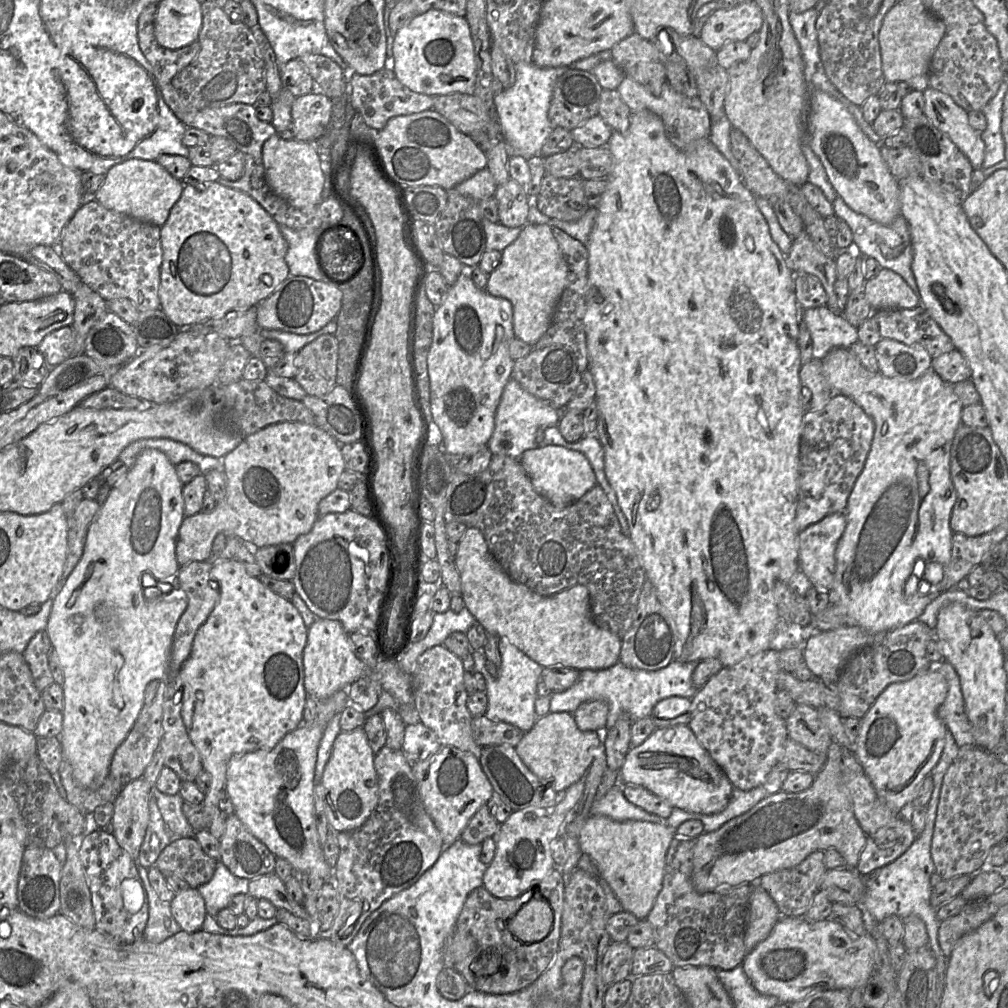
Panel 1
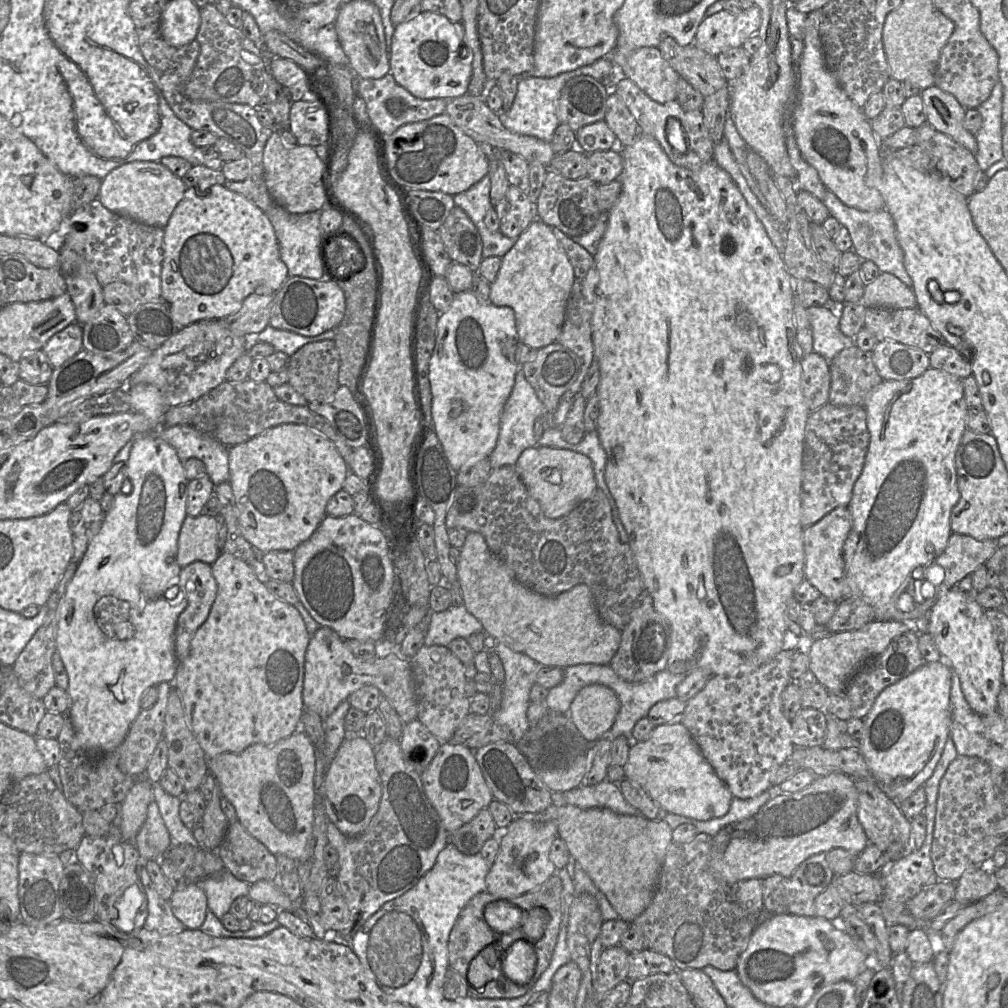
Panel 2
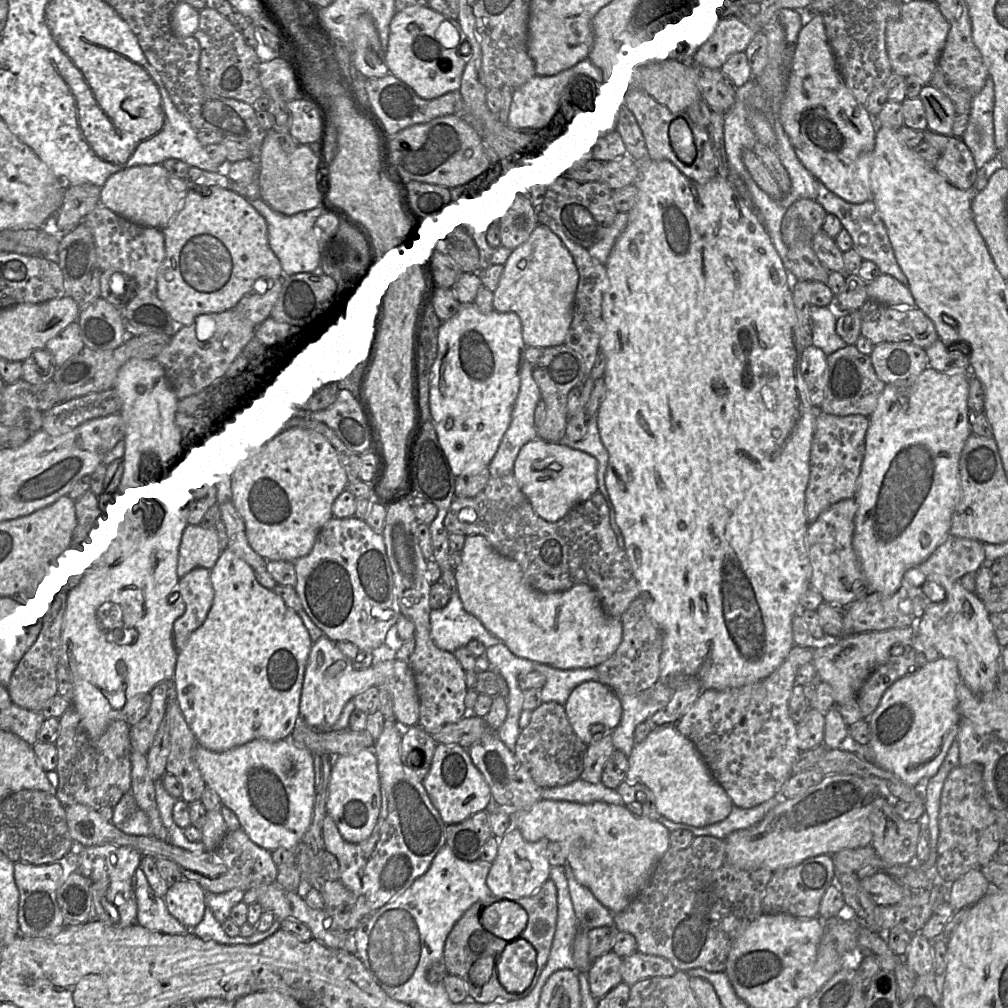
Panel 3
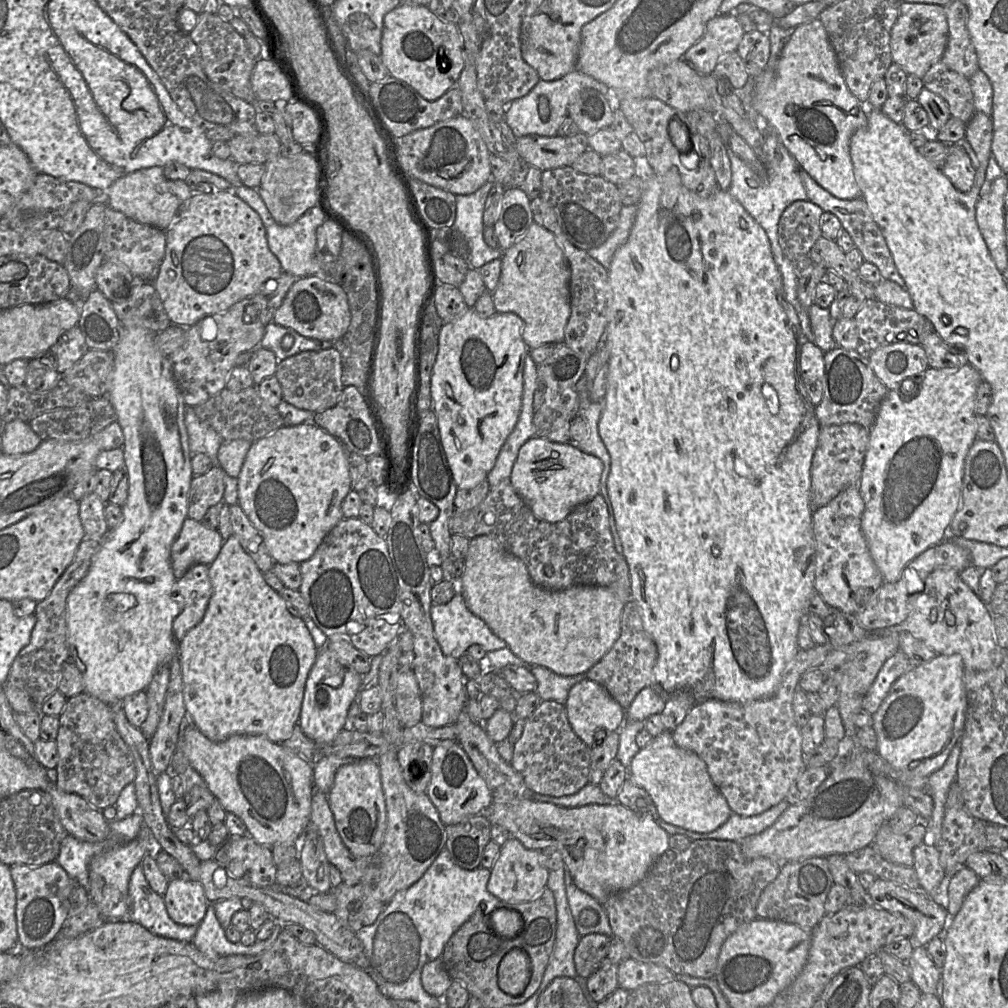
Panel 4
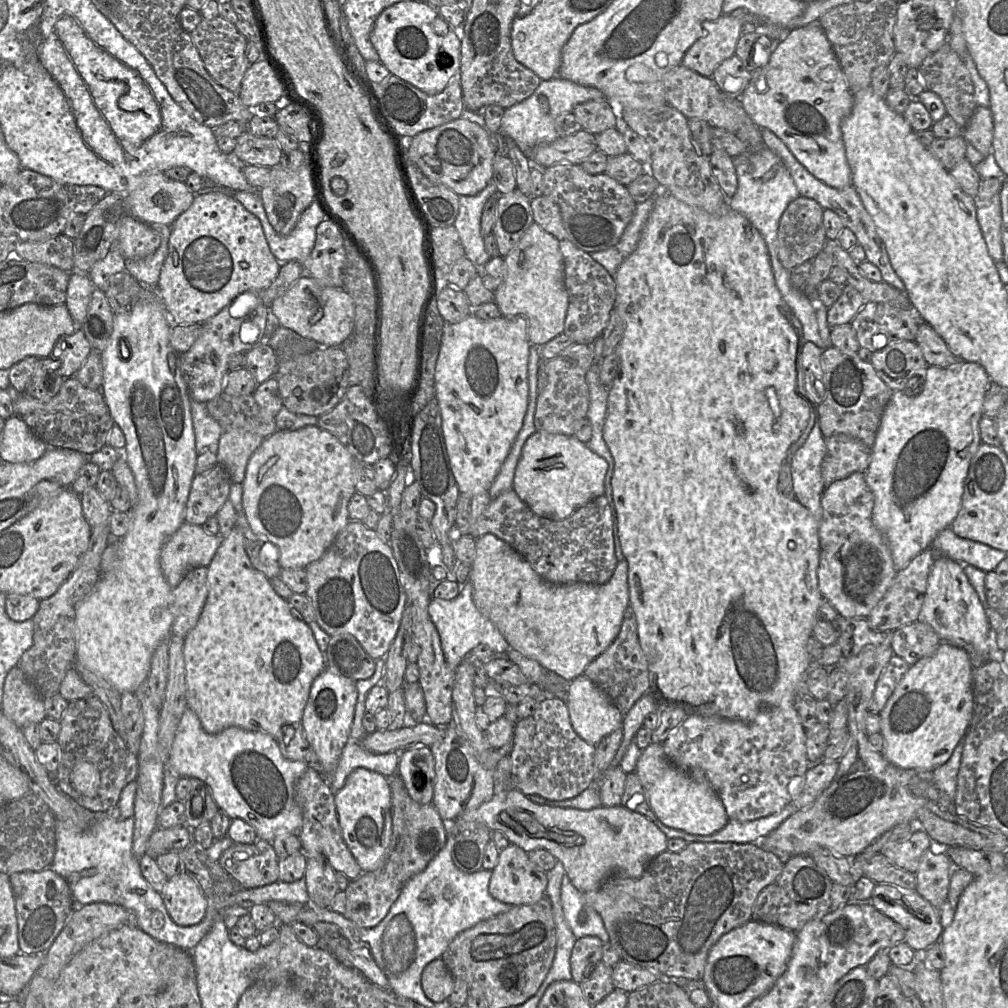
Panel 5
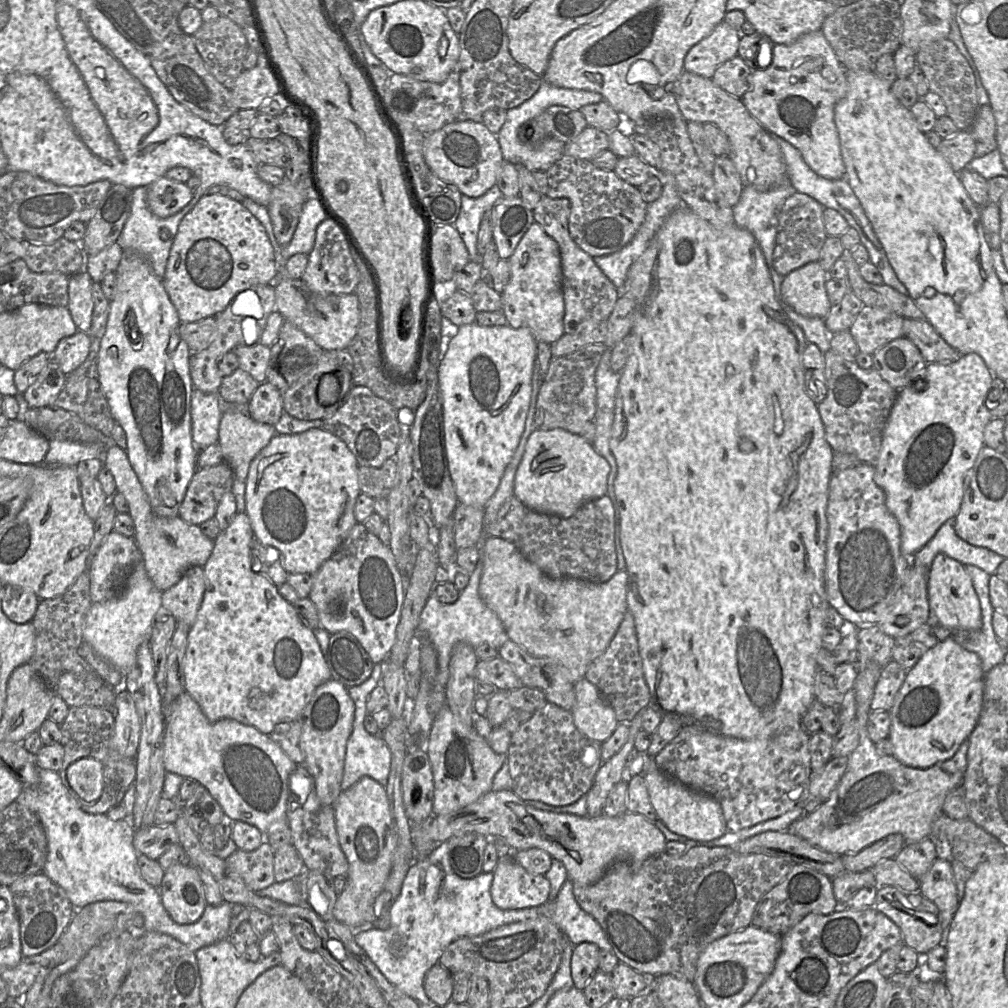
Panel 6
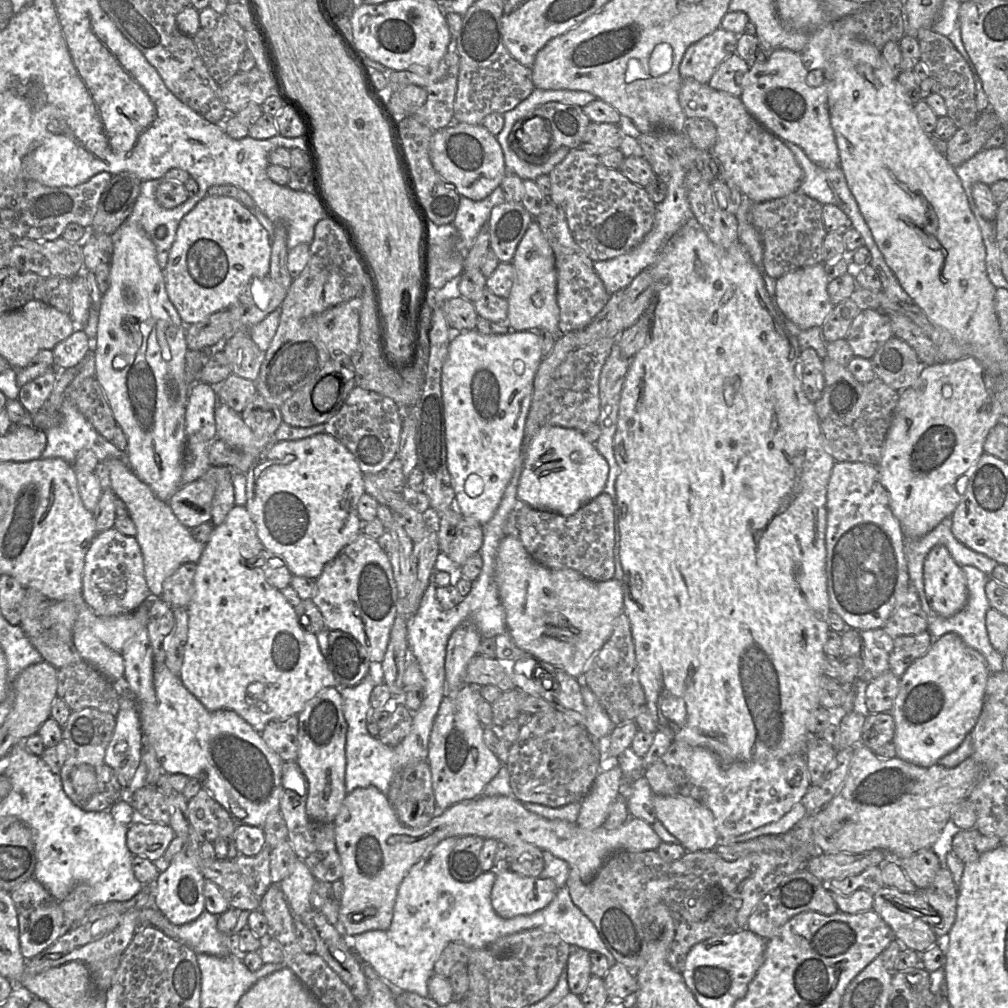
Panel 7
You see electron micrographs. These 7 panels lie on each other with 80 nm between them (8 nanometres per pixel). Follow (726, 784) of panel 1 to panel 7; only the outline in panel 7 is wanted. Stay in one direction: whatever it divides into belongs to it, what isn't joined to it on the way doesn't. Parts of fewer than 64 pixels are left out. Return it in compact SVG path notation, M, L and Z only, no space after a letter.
M655 795L656 818L688 852L713 850L719 841L712 812L683 796Z

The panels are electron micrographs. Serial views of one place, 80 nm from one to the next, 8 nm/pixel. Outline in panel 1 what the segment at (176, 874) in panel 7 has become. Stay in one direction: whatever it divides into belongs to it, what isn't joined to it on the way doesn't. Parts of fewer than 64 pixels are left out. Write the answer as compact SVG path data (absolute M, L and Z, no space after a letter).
M197 888L176 893L170 902L171 912L182 930L194 933L202 930L207 915L205 900Z

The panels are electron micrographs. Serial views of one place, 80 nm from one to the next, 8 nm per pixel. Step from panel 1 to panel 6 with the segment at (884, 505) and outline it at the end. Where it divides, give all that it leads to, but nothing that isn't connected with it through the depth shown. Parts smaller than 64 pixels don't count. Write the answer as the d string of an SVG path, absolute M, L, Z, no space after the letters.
M976 353L960 355L951 363L927 363L914 385L925 382L924 391L912 388L908 393L898 391L887 419L881 449L874 463L876 484L885 494L887 509L897 519L901 530L901 552L910 558L923 548L941 525L953 521L958 513L964 478L973 467L984 444L984 429L992 419L987 408L987 395L994 379L984 360Z

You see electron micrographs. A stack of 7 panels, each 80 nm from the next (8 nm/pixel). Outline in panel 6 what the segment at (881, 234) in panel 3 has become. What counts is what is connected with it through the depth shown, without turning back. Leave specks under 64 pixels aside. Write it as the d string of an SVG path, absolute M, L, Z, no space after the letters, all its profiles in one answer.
M770 133L771 137L777 142L782 152L787 168L787 175L791 185L796 192L806 194L820 203L823 208L832 208L838 211L847 221L850 227L854 228L860 237L860 242L865 246L869 253L869 262L875 265L882 275L883 283L896 289L903 295L909 296L909 291L898 279L894 269L890 265L885 250L878 240L872 225L867 218L863 207L850 187L846 177L830 180L819 176L803 160L800 152L789 142L777 135Z

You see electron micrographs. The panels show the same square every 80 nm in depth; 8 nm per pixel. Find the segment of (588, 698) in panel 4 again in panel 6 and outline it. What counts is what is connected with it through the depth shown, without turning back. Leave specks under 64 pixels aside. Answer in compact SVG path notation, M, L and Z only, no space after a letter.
M586 678L577 681L574 689L576 702L571 713L575 726L586 737L603 743L620 724L614 709Z

